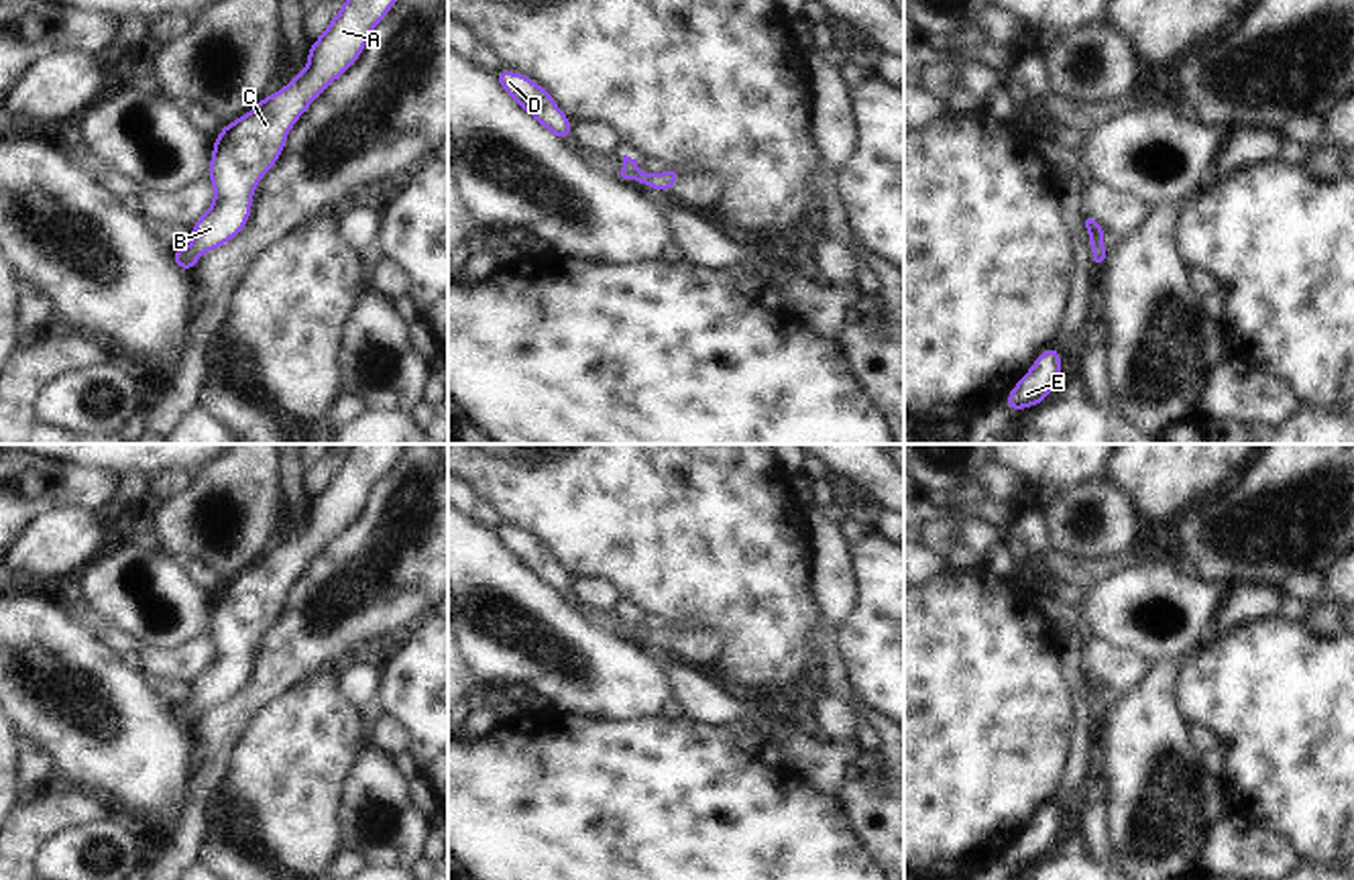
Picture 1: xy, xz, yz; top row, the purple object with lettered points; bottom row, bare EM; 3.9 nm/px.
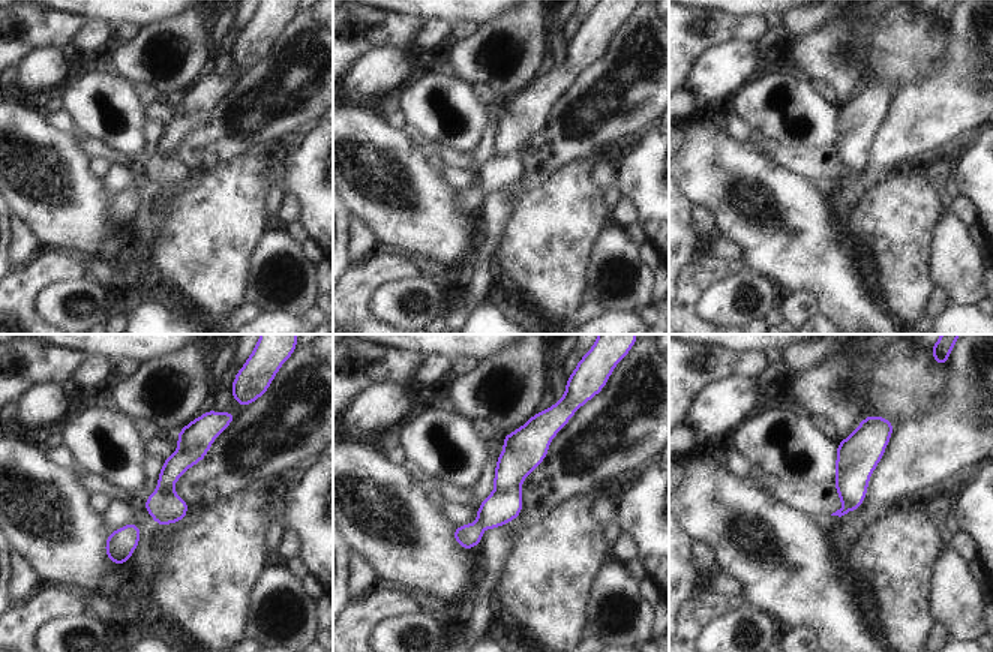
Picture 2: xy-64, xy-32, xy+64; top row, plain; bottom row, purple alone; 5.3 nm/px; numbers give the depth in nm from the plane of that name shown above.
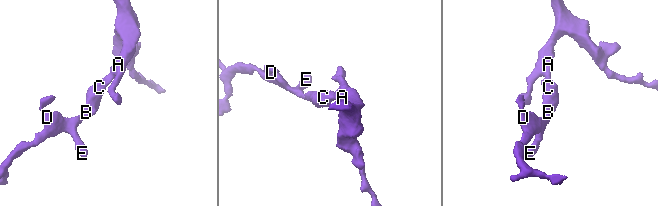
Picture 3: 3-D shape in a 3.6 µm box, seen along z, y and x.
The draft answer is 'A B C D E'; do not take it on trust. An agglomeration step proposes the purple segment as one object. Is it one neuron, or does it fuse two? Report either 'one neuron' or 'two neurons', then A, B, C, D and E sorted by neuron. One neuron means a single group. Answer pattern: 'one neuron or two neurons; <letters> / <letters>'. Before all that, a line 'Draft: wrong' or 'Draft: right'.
Draft: right
one neuron; A B C D E

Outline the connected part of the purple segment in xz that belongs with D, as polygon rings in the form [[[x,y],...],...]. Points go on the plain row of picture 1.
[[[503,524],[497,526],[495,536],[519,564],[533,572],[556,595],[564,597],[572,593],[572,576],[540,540]]]

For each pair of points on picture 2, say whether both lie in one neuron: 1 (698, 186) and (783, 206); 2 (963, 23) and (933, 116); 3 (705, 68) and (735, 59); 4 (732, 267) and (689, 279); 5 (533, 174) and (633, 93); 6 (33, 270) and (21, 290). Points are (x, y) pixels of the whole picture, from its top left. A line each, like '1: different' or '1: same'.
1: same
2: same
3: same
4: same
5: same
6: same

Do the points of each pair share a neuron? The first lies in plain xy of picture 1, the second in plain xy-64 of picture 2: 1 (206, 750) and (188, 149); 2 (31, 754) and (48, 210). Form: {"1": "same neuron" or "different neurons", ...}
{"1": "same neuron", "2": "different neurons"}

